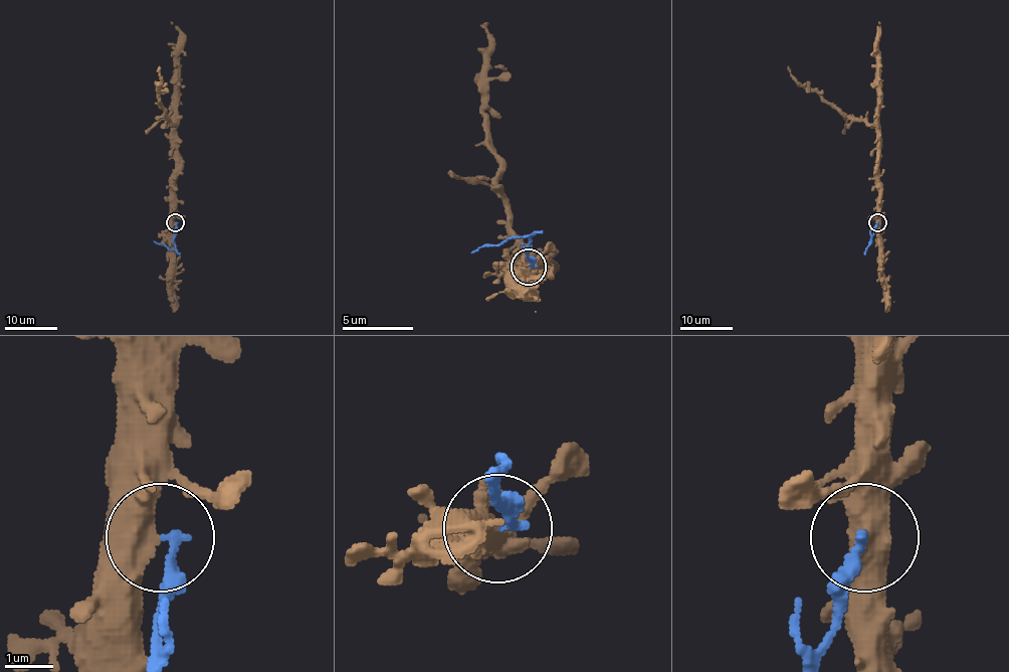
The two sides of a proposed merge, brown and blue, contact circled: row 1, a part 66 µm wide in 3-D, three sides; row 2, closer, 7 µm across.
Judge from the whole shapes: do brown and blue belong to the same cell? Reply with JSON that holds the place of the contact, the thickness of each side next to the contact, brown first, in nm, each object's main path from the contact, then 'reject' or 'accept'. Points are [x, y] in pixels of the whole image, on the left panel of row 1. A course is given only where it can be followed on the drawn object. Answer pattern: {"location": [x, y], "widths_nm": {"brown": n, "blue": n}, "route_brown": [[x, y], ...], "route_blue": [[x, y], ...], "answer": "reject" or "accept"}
{"location": [175, 222], "widths_nm": {"brown": 480, "blue": 200}, "route_brown": [[174, 222], [176, 129], [164, 118], [160, 107], [159, 66]], "route_blue": [[174, 222], [174, 249], [153, 240]], "answer": "reject"}

